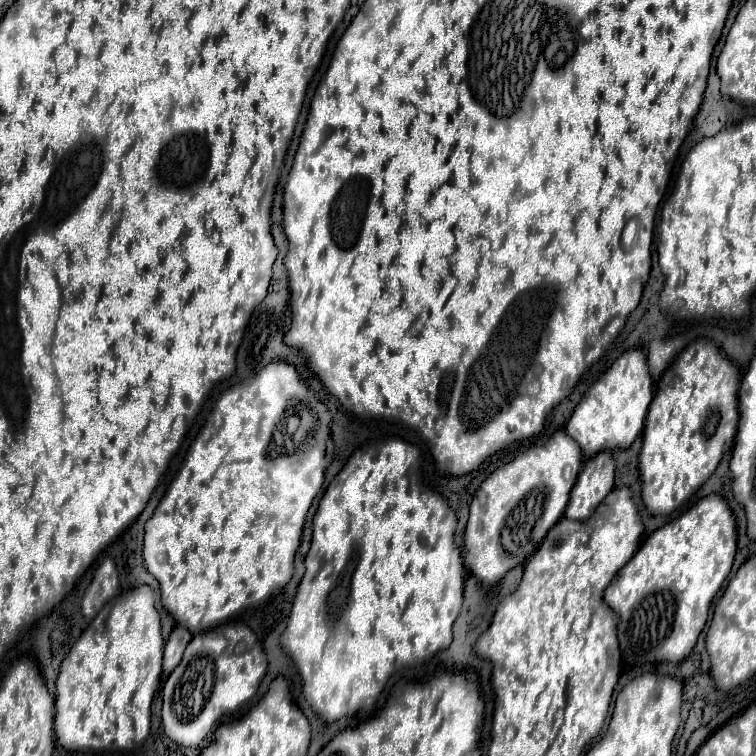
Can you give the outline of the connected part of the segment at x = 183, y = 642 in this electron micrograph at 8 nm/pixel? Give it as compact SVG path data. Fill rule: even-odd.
M176 627L170 637L168 637L168 643L164 647L164 675L170 675L170 671L180 663L182 659L182 653L186 649L186 645L190 643L192 635L188 629L184 627Z

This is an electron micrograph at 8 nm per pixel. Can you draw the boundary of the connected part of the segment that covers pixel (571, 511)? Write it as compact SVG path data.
M602 451L600 455L586 459L570 493L564 517L574 521L588 519L592 511L598 507L598 503L612 491L614 473L616 461L610 451Z

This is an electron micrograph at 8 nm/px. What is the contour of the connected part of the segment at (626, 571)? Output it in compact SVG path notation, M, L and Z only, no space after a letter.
M712 493L678 519L656 529L626 563L604 593L604 601L620 615L618 641L628 665L682 661L702 633L710 605L728 577L736 555L736 519L728 503Z

